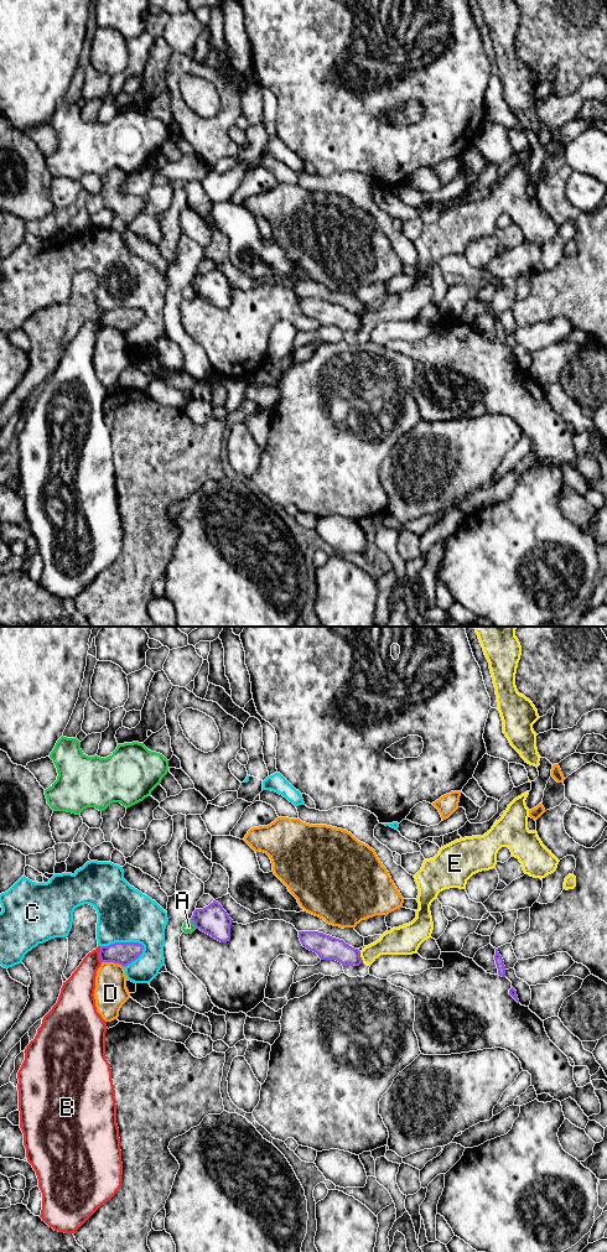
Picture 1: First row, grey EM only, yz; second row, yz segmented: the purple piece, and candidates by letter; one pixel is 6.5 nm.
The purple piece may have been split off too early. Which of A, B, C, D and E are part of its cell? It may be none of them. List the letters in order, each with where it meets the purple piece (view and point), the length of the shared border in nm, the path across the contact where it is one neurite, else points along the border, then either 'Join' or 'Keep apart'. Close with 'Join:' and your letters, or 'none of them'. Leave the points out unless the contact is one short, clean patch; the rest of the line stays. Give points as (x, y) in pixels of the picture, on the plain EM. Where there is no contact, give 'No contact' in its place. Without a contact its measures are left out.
A: Touches purple at yz (193, 289). Shared border 80 nm. Boundary: yz (190, 285), (196, 294). Keep apart
B: Touches purple at yz (99, 321). Shared border 100 nm. Keep apart
C: Touches purple at yz (123, 308). Shared border 280 nm. Keep apart
D: Touches purple at yz (113, 327). Shared border 150 nm. Keep apart
E: Touches purple at yz (359, 322). Shared border 80 nm. Boundary: yz (359, 317), (363, 327). Keep apart
Join: none of them

